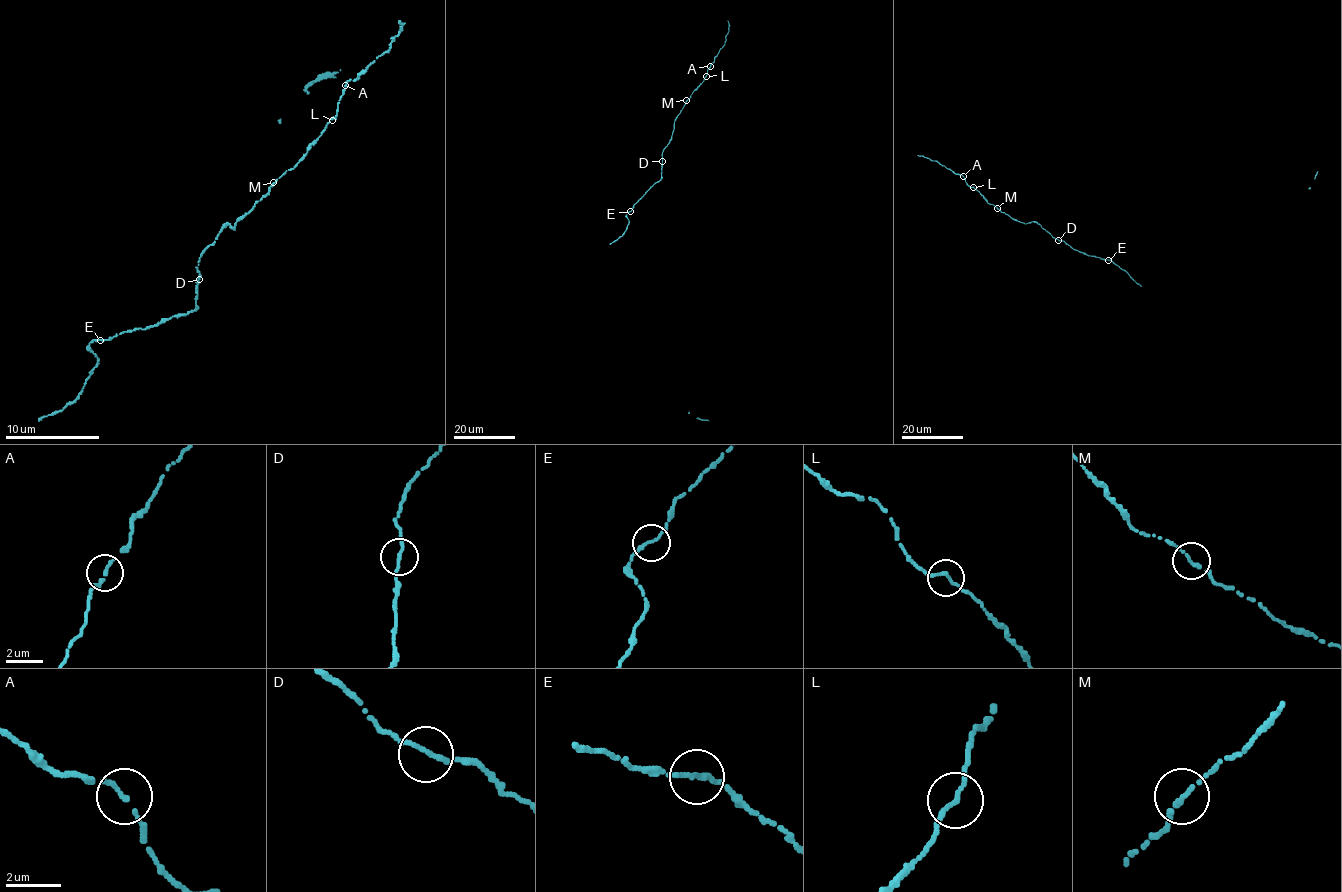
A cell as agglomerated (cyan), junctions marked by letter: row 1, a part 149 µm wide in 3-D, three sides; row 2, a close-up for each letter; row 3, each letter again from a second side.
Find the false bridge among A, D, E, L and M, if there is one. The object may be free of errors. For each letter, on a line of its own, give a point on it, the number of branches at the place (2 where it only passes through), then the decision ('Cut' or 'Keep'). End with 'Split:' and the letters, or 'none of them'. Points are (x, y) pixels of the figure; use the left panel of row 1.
A: Place: (345, 85). Branches: 1. Keep
D: Place: (199, 279). Branches: 2. Keep
E: Place: (100, 340). Branches: 2. Keep
L: Place: (332, 120). Branches: 2. Keep
M: Place: (273, 182). Branches: 1. Keep
Split: none of them

